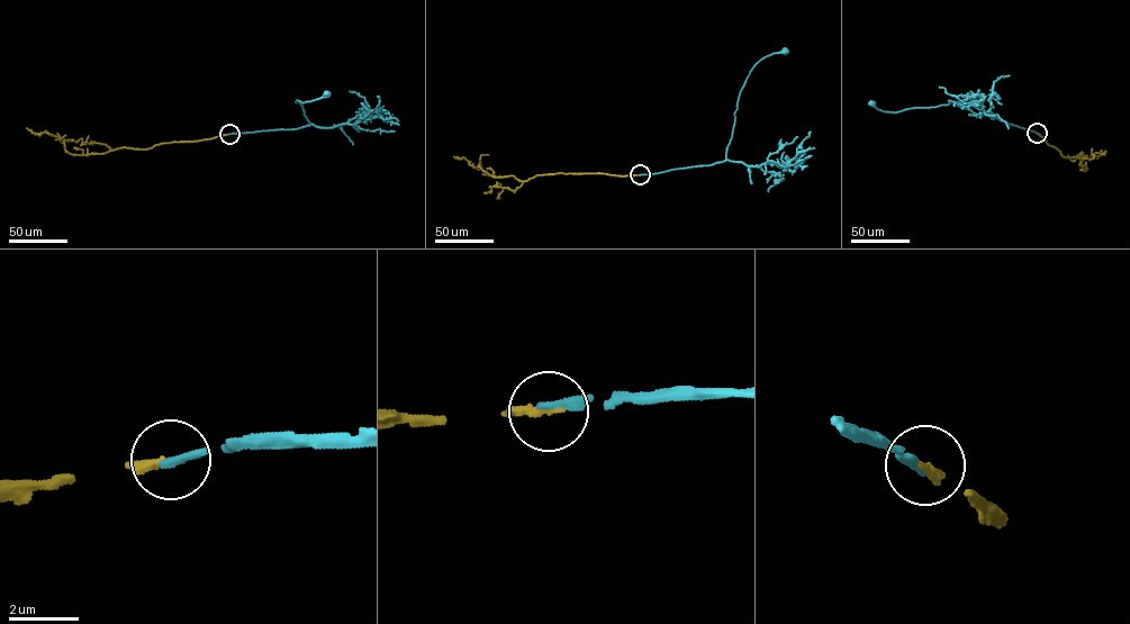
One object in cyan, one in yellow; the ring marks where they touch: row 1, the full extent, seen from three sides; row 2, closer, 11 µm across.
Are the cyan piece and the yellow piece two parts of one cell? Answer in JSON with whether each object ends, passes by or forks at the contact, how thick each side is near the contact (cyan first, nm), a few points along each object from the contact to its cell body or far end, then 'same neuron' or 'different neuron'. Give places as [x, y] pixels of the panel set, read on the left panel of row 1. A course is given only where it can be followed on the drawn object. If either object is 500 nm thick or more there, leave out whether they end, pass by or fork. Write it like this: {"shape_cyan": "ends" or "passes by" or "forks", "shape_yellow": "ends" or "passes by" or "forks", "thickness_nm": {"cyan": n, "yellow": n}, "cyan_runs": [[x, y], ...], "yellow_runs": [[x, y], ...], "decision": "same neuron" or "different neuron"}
{"shape_cyan": "ends", "shape_yellow": "ends", "thickness_nm": {"cyan": 260, "yellow": 240}, "cyan_runs": [[229, 134], [309, 125], [303, 107], [295, 101], [312, 101], [326, 93]], "yellow_runs": [[229, 134], [82, 155], [69, 153], [62, 138], [26, 127]], "decision": "same neuron"}

